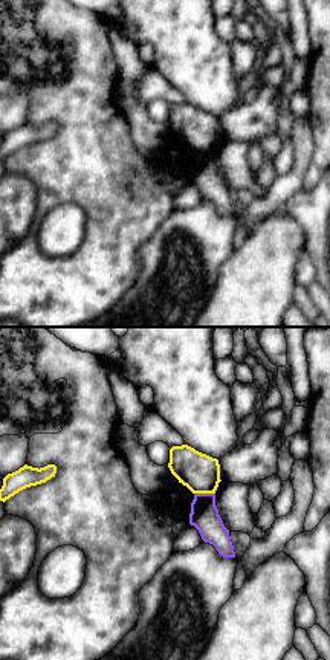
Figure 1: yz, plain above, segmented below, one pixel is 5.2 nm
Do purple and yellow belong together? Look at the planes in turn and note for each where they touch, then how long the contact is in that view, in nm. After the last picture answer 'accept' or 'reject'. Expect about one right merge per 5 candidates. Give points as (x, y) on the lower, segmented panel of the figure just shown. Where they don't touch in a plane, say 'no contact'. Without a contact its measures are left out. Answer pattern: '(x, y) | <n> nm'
(205, 494) | 110 nm

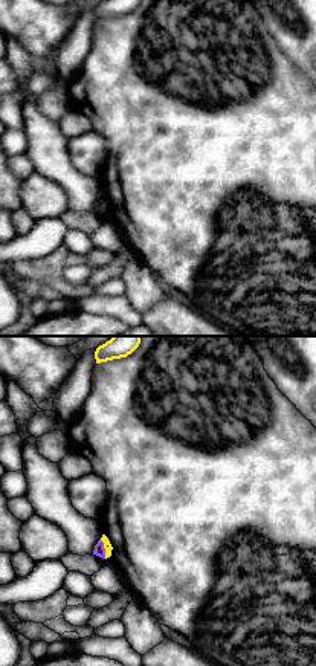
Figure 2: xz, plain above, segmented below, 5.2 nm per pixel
(104, 549) | 110 nm

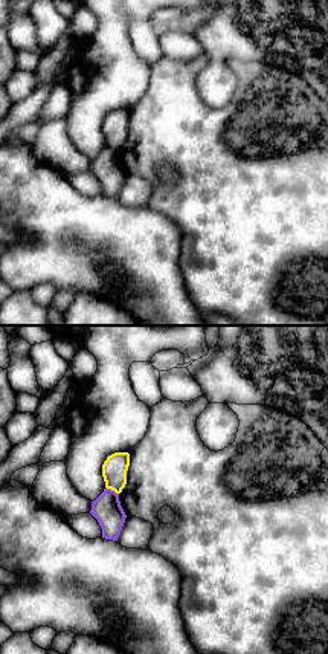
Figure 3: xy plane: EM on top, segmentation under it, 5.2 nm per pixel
(110, 489) | 80 nm

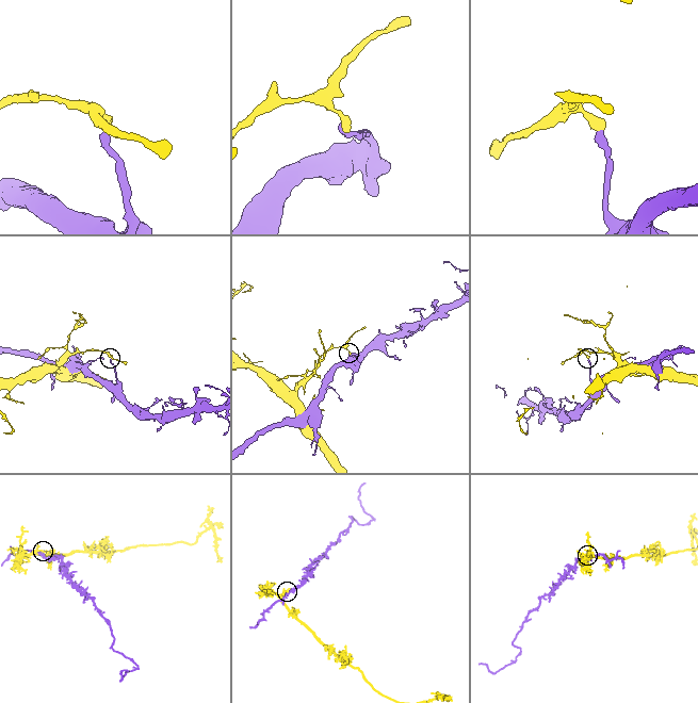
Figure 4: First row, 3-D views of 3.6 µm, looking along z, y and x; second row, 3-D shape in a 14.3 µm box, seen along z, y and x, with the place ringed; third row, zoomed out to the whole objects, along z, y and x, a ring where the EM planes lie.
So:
reject

